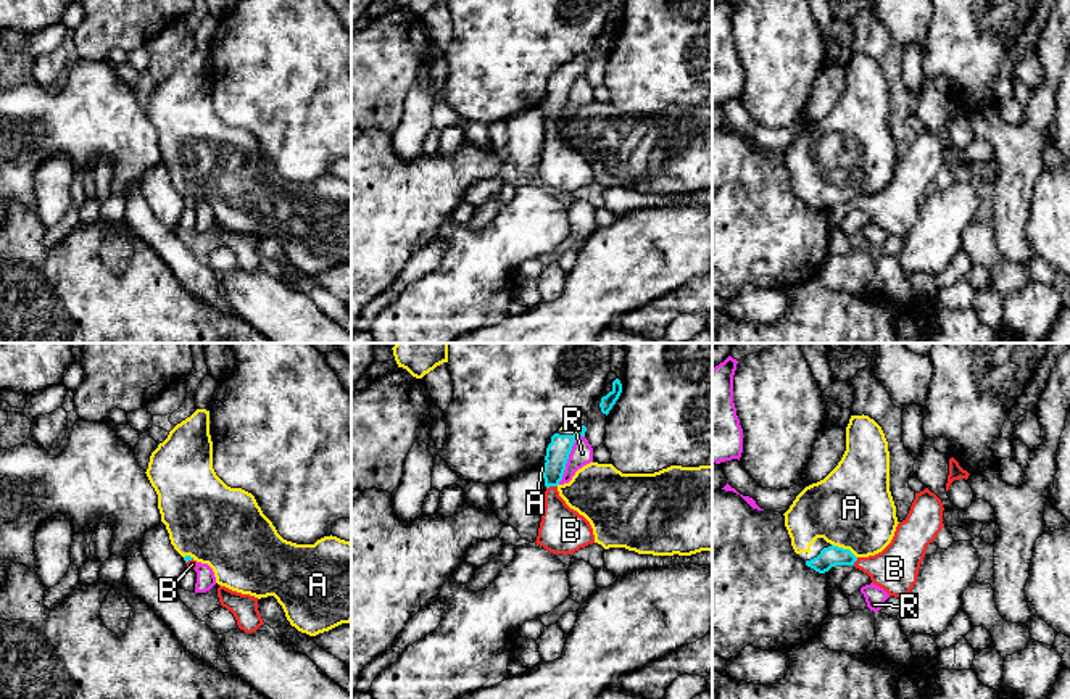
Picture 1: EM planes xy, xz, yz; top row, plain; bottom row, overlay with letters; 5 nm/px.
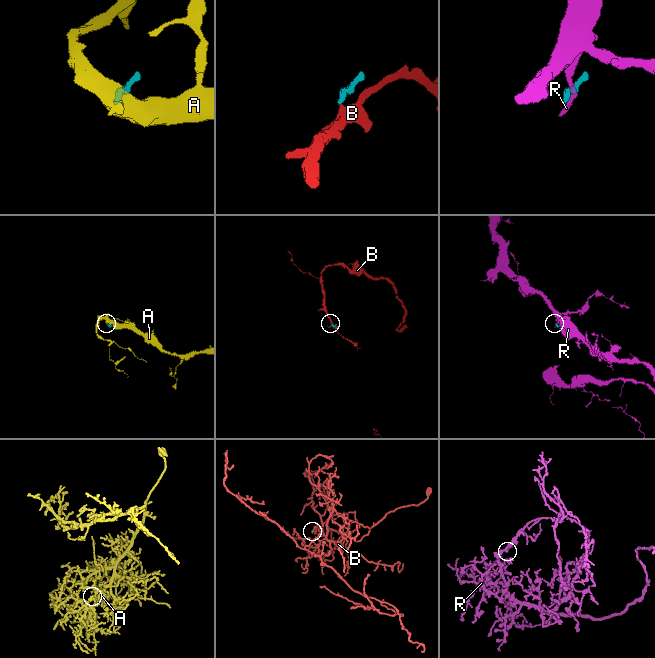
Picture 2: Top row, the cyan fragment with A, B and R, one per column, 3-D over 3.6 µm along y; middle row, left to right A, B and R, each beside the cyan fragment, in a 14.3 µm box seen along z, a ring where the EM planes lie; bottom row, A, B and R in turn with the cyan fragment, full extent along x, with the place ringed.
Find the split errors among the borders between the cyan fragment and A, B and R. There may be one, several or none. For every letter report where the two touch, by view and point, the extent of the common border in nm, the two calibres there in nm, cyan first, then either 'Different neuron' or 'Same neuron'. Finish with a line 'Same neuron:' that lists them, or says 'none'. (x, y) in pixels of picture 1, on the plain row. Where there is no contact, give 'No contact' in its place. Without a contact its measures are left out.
A: Touches cyan at yz (845, 189). Shared border 150 nm. Thickness 100 nm (cyan) against 400 nm. Same neuron
B: Touches cyan at xz (551, 124). Shared border 60 nm. Thickness 120 nm (cyan) against 240 nm. Different neuron
R: Touches cyan at xz (568, 97). Shared border 280 nm. Thickness 120 nm (cyan) against 110 nm. Different neuron
Same neuron: A

